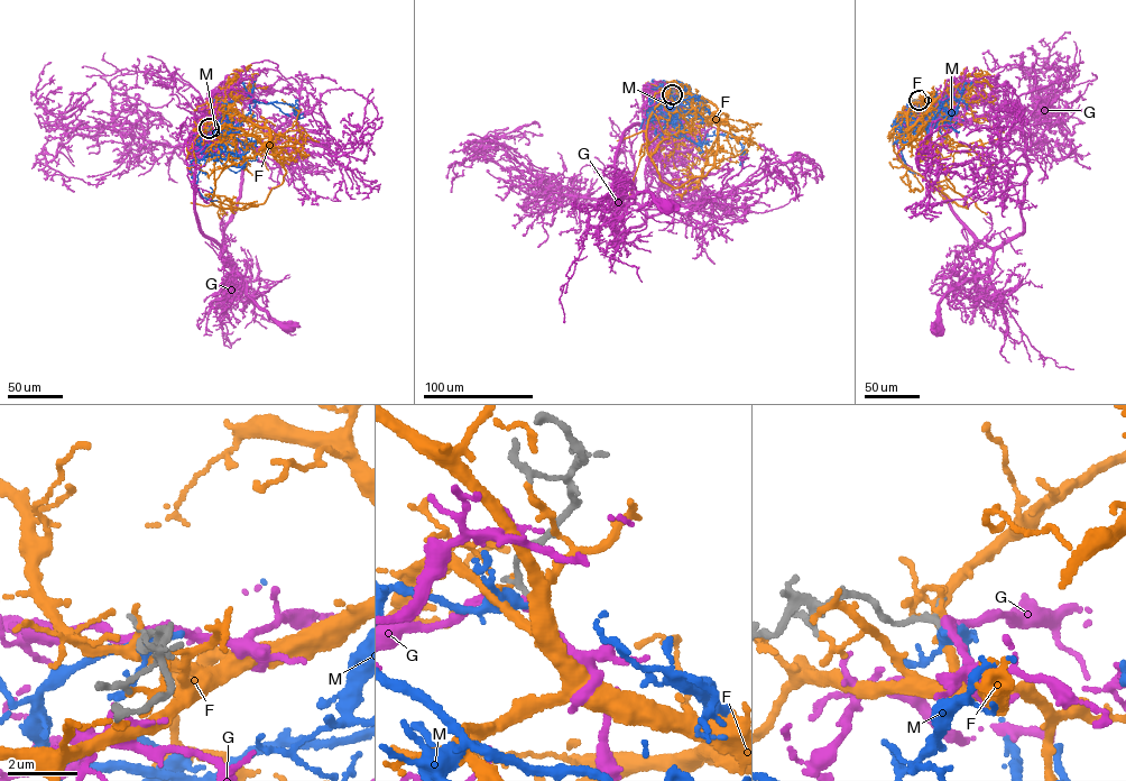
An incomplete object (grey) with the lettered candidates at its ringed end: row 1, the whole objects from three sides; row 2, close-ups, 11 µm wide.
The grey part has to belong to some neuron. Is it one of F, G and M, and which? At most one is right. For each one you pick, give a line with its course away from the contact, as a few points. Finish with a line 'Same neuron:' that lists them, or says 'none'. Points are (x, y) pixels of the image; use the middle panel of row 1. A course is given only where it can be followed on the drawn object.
M: Its course: (672, 94), (667, 97), (681, 117), (673, 122), (684, 136), (699, 143), (735, 135), (744, 168)
Same neuron: M

